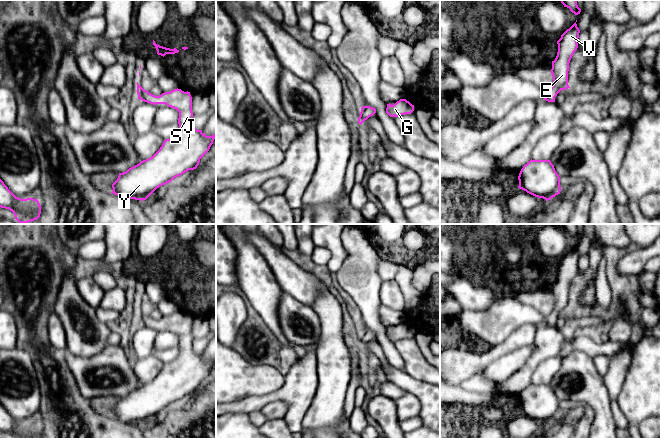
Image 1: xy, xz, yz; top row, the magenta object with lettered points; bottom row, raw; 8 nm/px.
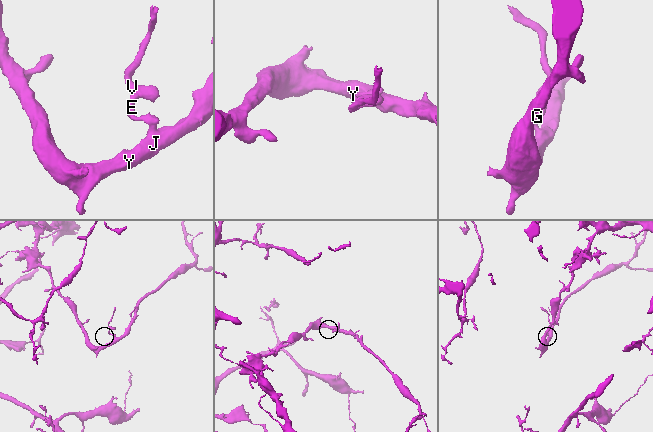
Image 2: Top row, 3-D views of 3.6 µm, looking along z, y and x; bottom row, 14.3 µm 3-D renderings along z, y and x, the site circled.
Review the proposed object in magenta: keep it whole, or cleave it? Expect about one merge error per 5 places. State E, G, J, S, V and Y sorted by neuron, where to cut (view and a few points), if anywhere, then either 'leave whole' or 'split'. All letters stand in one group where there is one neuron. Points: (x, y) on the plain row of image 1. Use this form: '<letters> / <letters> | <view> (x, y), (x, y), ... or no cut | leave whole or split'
E G J S V Y | no cut | leave whole

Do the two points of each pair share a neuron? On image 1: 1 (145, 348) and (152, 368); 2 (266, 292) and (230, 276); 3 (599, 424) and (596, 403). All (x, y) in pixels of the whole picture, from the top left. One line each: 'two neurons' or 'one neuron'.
1: two neurons
2: two neurons
3: one neuron

